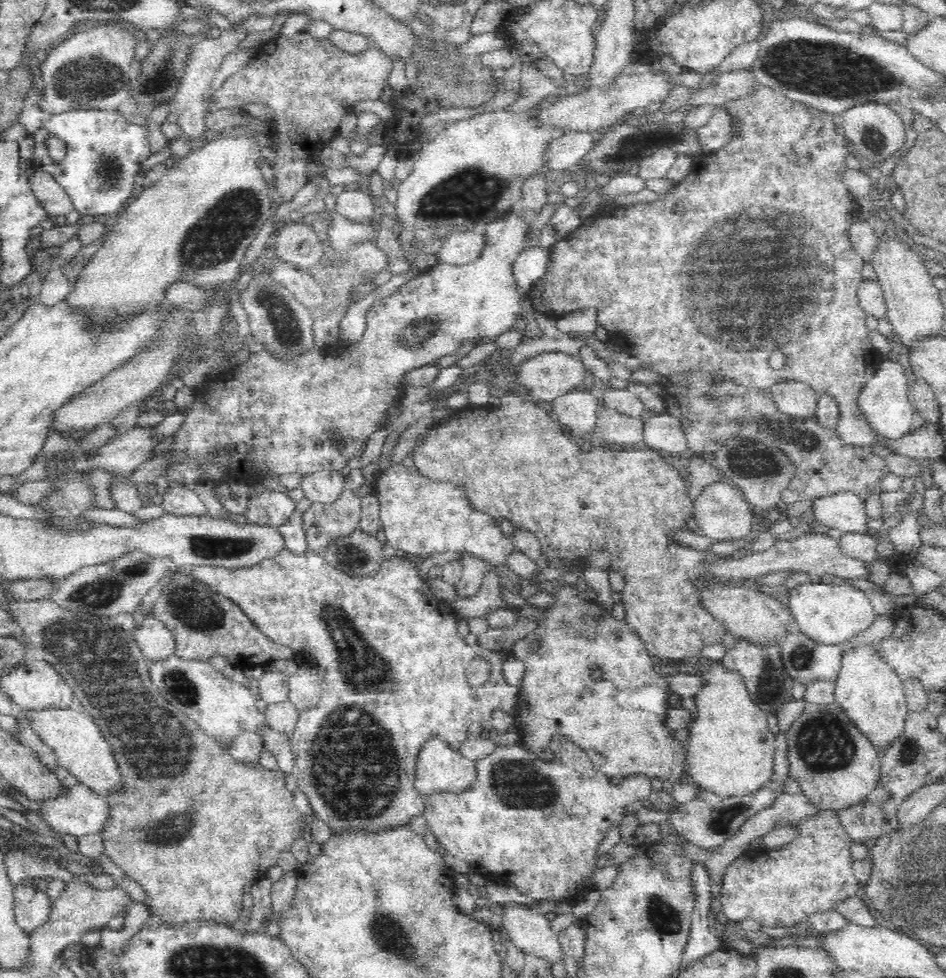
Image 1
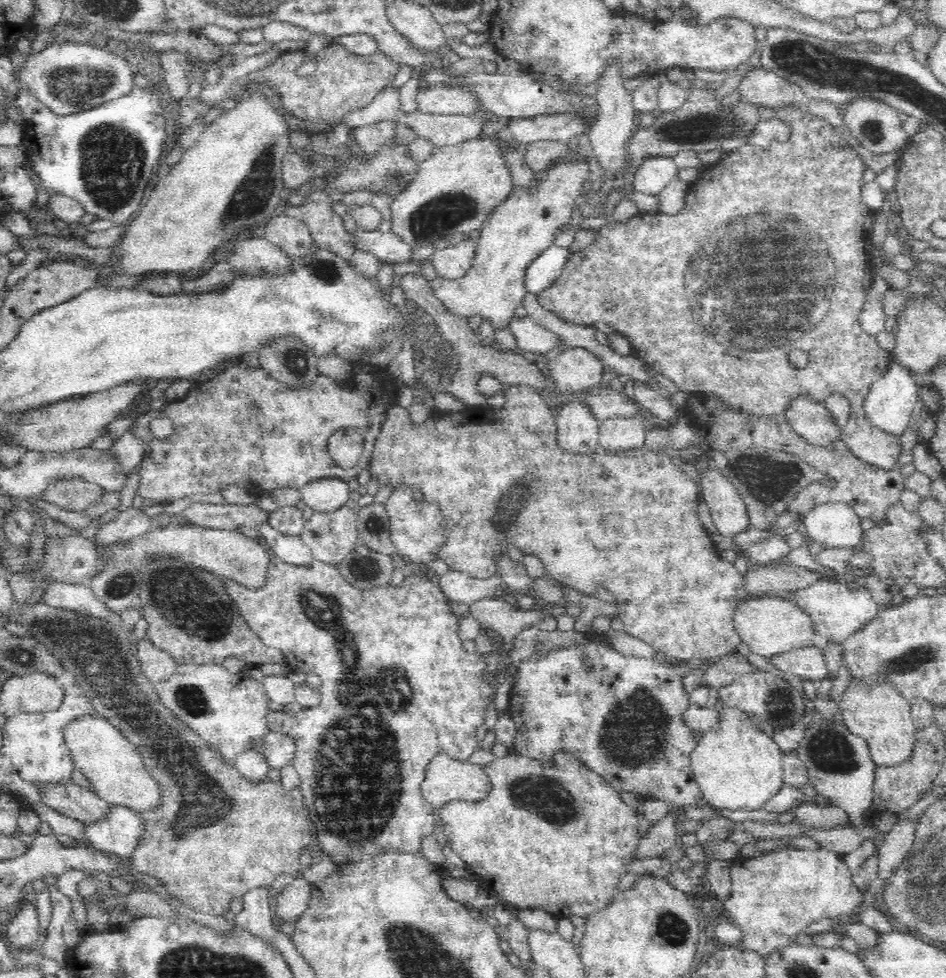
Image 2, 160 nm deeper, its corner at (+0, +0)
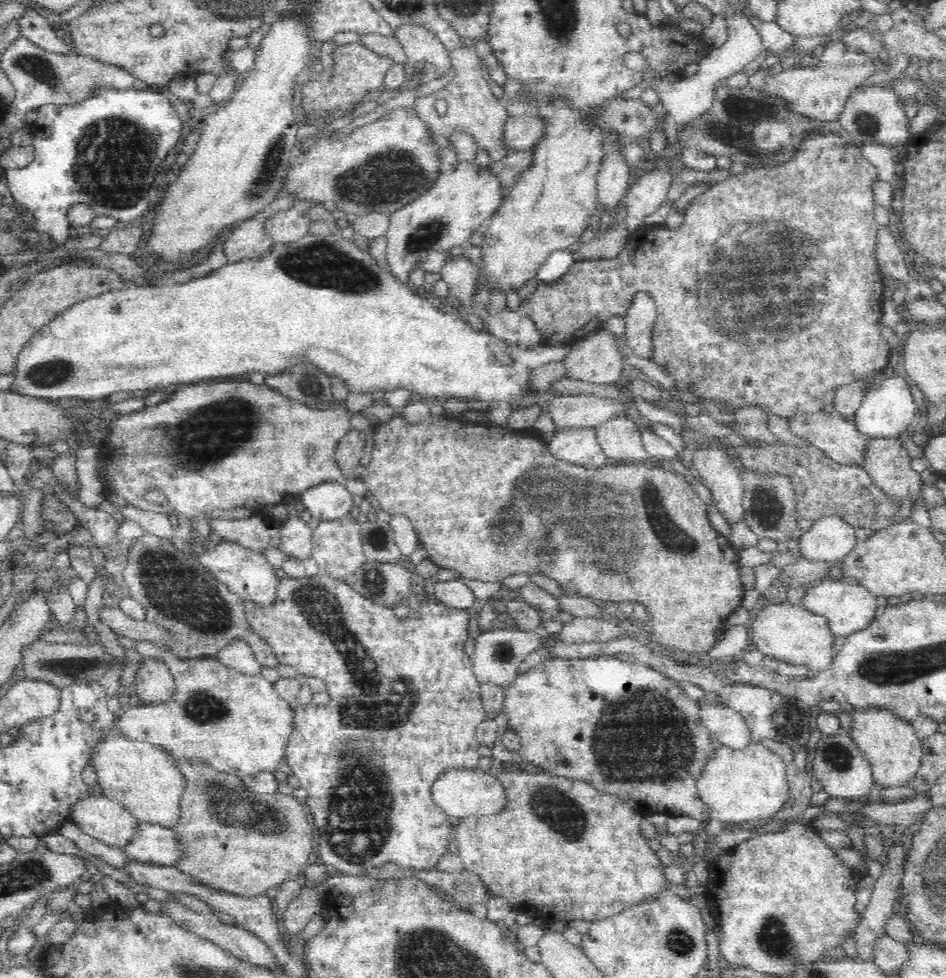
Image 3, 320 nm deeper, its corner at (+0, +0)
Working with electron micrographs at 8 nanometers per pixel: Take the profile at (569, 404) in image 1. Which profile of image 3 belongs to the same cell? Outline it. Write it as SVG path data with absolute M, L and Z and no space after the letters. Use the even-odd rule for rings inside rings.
M560 425L548 443L554 456L584 467L600 467L610 462L597 439L596 427Z

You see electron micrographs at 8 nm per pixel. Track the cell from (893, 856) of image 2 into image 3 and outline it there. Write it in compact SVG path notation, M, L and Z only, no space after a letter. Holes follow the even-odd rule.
M887 842L886 853L884 854L884 861L882 868L882 874L880 878L874 882L874 890L869 899L869 903L862 911L862 916L859 918L859 922L854 930L853 943L856 947L856 952L862 959L869 961L873 960L873 942L882 935L885 934L884 923L890 915L896 912L895 898L899 895L899 886L904 872L904 860L906 860L906 848L904 844L898 844L898 842Z

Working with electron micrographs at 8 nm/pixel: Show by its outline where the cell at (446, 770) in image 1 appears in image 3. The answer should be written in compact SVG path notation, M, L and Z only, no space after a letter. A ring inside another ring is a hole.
M448 768L444 770L431 784L431 798L435 806L450 818L497 813L505 803L501 782L481 769Z

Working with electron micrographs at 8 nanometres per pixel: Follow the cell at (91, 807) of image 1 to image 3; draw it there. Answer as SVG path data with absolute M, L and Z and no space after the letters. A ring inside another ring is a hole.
M137 820L133 835L121 851L134 861L170 867L181 853L171 830L158 823L142 820Z

